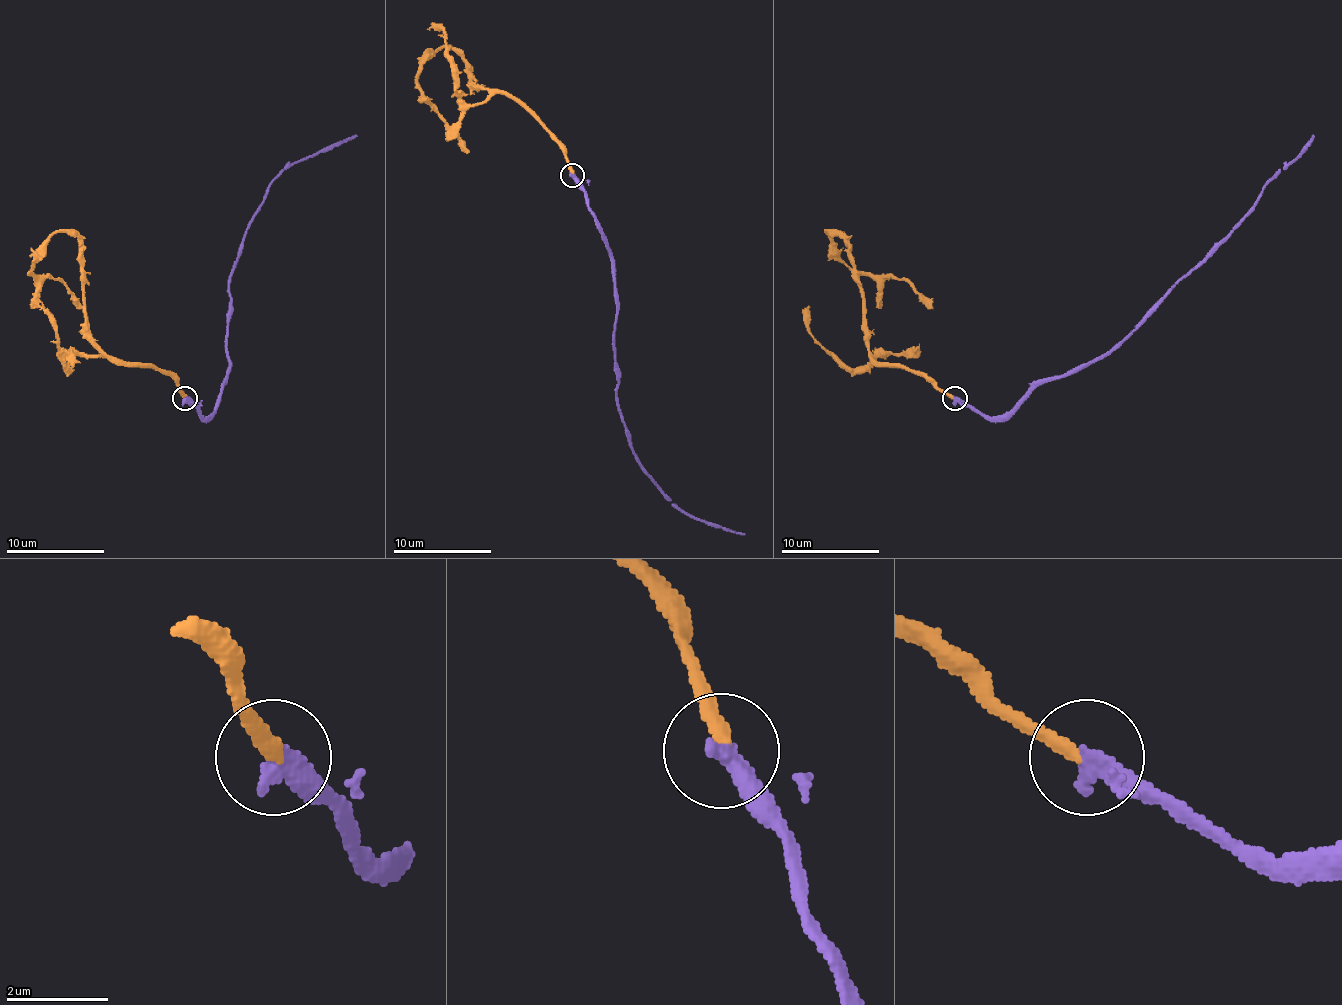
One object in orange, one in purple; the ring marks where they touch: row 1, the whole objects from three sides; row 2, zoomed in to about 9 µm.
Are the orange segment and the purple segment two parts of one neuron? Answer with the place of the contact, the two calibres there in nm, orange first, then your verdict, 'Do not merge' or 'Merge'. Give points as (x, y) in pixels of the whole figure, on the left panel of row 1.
Place: (185, 398). Thickness 260 nm (orange) against 400 nm. Merge

